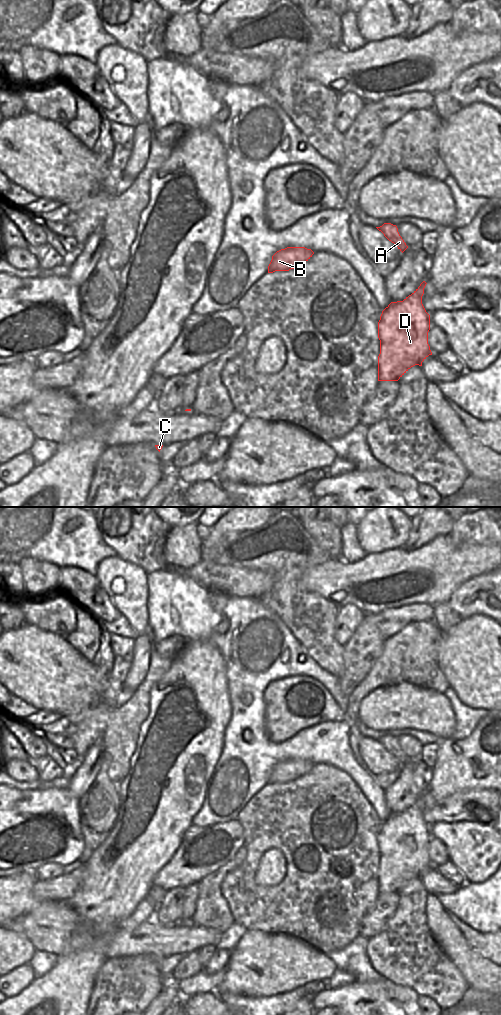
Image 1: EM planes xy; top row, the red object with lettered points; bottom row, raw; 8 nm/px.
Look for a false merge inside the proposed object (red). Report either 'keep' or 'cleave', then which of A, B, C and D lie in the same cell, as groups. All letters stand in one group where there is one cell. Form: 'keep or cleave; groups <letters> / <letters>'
keep; groups A B C D

